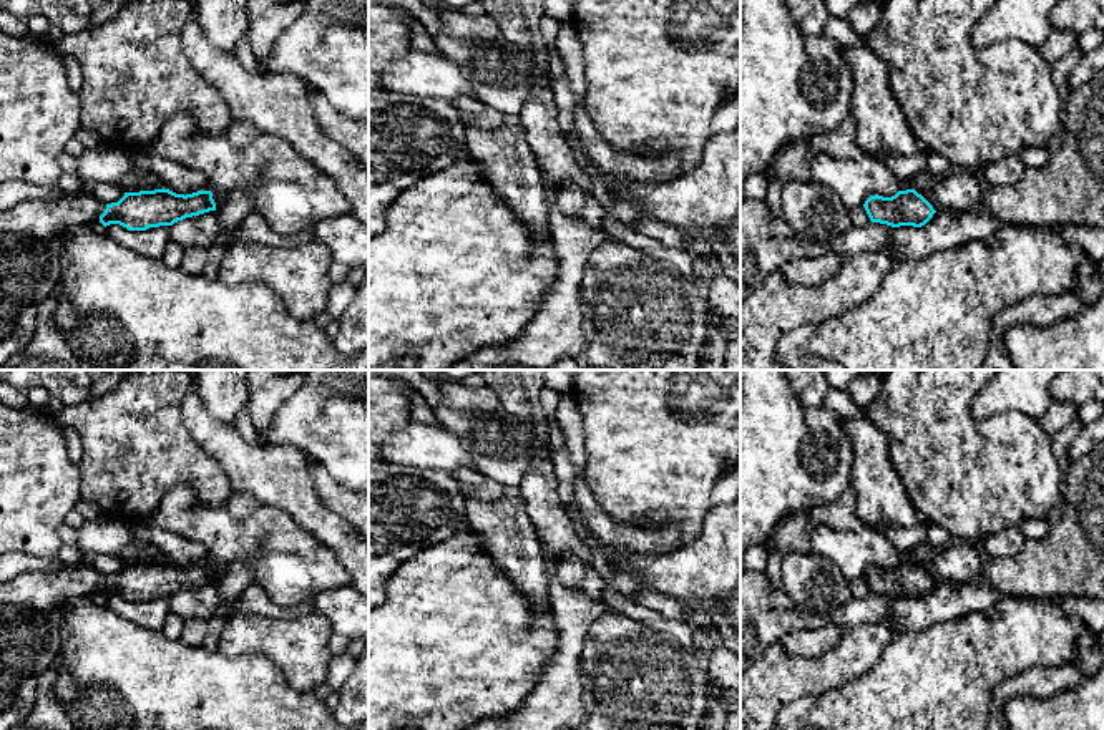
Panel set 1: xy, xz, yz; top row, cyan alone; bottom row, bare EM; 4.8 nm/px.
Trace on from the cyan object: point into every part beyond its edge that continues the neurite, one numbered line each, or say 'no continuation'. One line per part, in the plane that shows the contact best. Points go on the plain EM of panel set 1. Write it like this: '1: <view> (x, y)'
1: xy (34, 604)

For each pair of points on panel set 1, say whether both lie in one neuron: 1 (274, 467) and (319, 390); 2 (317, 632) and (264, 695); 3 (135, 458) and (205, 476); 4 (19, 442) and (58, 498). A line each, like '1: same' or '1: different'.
1: different
2: different
3: same
4: same

